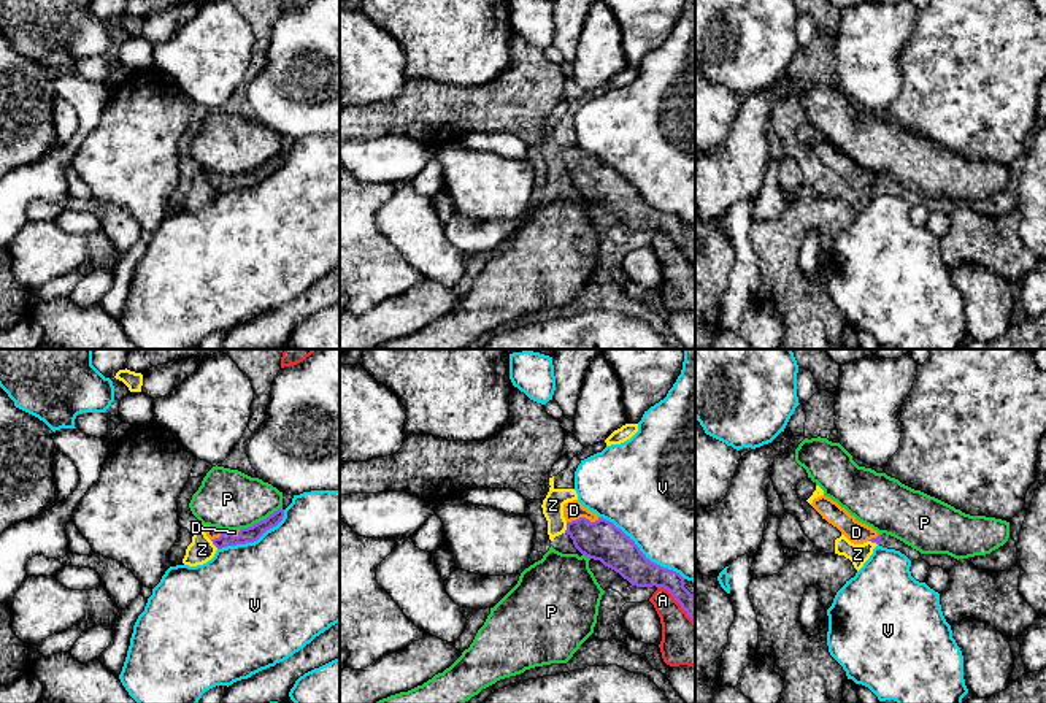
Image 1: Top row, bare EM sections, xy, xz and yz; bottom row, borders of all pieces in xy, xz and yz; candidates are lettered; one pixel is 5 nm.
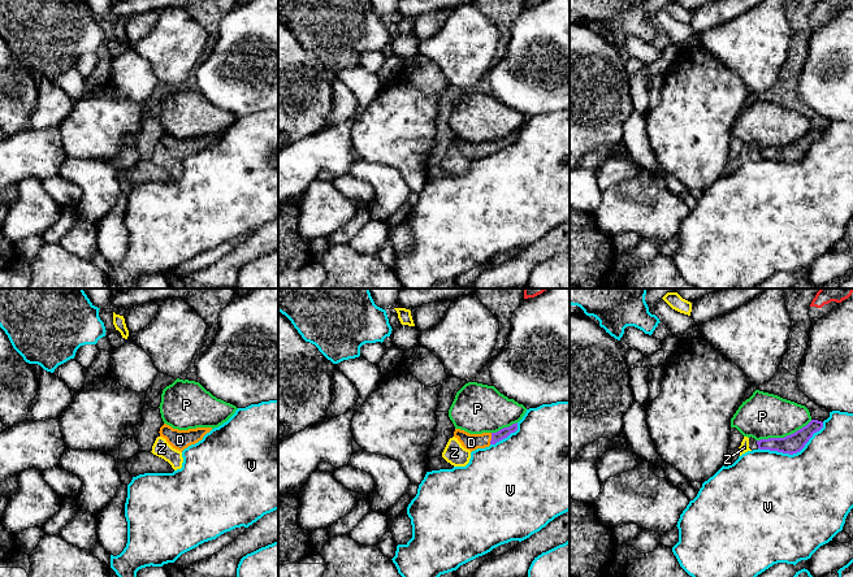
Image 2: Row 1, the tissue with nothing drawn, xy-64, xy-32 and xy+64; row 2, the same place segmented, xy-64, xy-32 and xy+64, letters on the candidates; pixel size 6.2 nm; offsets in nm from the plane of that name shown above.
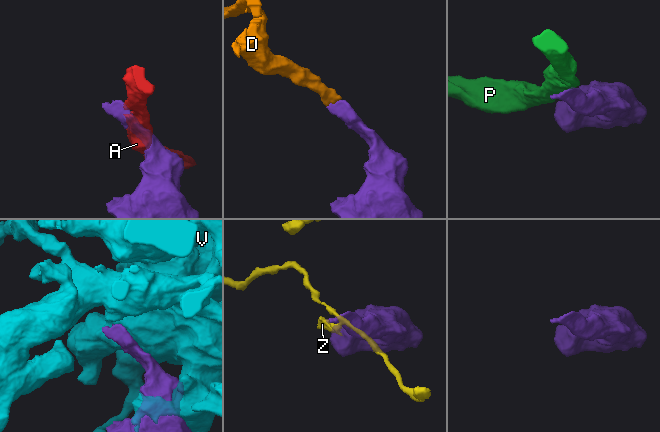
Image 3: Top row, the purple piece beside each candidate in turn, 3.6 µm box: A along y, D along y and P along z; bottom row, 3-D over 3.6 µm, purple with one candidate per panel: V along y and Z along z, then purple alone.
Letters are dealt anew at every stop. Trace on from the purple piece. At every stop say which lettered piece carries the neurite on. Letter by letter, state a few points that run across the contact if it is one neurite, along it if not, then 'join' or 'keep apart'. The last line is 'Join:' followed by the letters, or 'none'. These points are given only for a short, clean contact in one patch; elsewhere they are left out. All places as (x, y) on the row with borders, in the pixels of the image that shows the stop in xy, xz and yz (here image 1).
A: keep apart
D: line xz (602, 540), (583, 518), (573, 510); join
P: line xy (281, 507), (240, 530); keep apart
V: keep apart
Z: line xz (567, 522), (564, 532); keep apart
Join: D

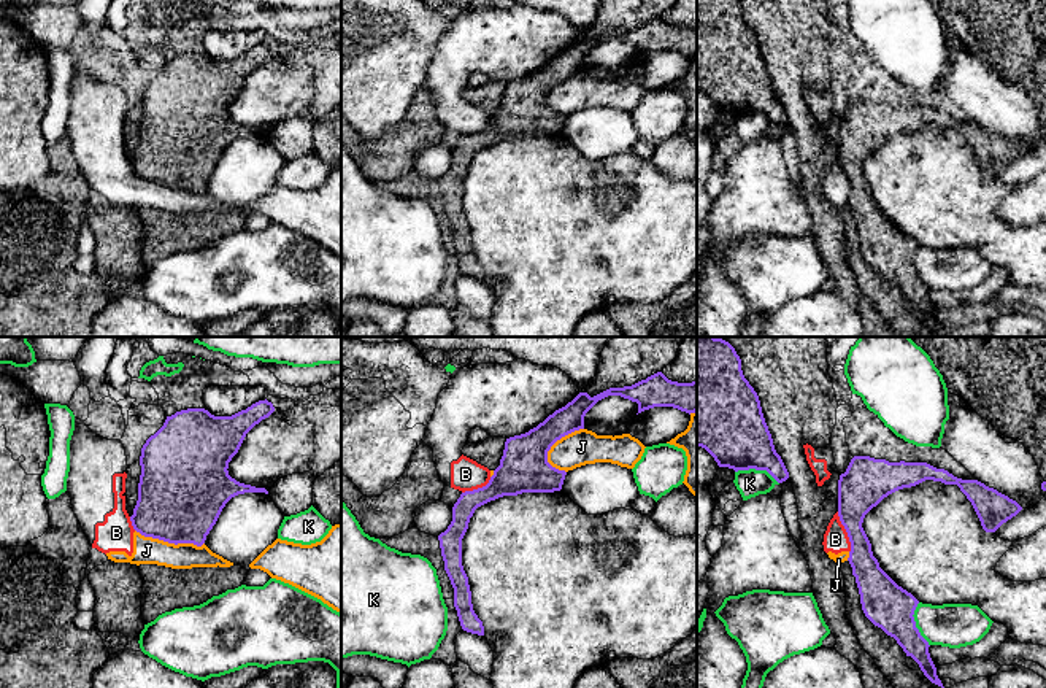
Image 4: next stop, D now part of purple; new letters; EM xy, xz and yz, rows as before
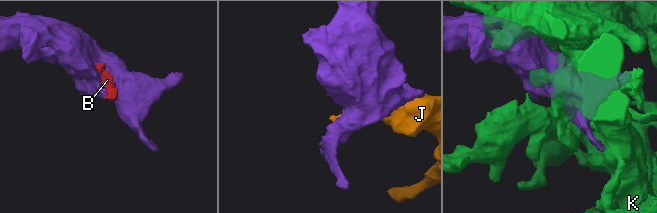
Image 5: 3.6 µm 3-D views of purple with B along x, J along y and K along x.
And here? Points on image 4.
B: line yz (837, 512), (849, 542), (849, 552); keep apart
J: keep apart
K: keep apart
Join: none

